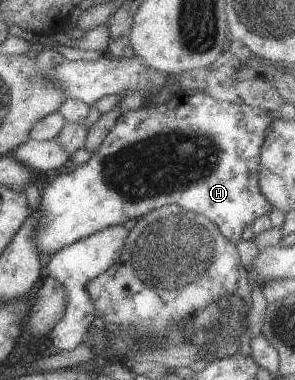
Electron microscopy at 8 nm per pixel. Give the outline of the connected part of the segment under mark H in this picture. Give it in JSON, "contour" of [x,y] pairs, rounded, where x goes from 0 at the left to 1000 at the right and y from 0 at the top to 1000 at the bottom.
{"contour":[[[590,245],[563,274],[529,276],[519,279],[519,284],[485,282],[481,287],[451,287],[420,295],[397,311],[397,326],[390,326],[356,358],[346,379],[312,403],[308,416],[295,429],[271,434],[268,442],[254,442],[247,453],[227,453],[227,458],[214,453],[200,458],[200,463],[193,463],[193,468],[186,468],[186,474],[180,474],[180,479],[173,479],[173,484],[166,484],[139,508],[139,553],[122,563],[122,582],[129,584],[122,589],[122,645],[136,653],[136,668],[153,663],[183,666],[217,647],[308,621],[353,600],[424,589],[424,584],[444,574],[458,574],[458,579],[468,582],[498,561],[542,550],[559,539],[607,539],[610,545],[627,547],[627,553],[698,568],[722,589],[739,595],[749,616],[756,616],[769,632],[786,632],[800,642],[810,639],[824,632],[817,621],[824,603],[837,595],[851,595],[858,582],[871,579],[881,568],[892,568],[892,563],[912,566],[925,550],[915,532],[885,505],[878,450],[885,387],[898,374],[912,329],[929,316],[932,311],[919,308],[912,292],[898,287],[807,276],[776,266],[732,266],[722,255],[708,258],[708,253],[685,245],[654,250],[654,263],[647,263],[647,268],[634,263],[634,247],[617,245],[603,253]]]}

